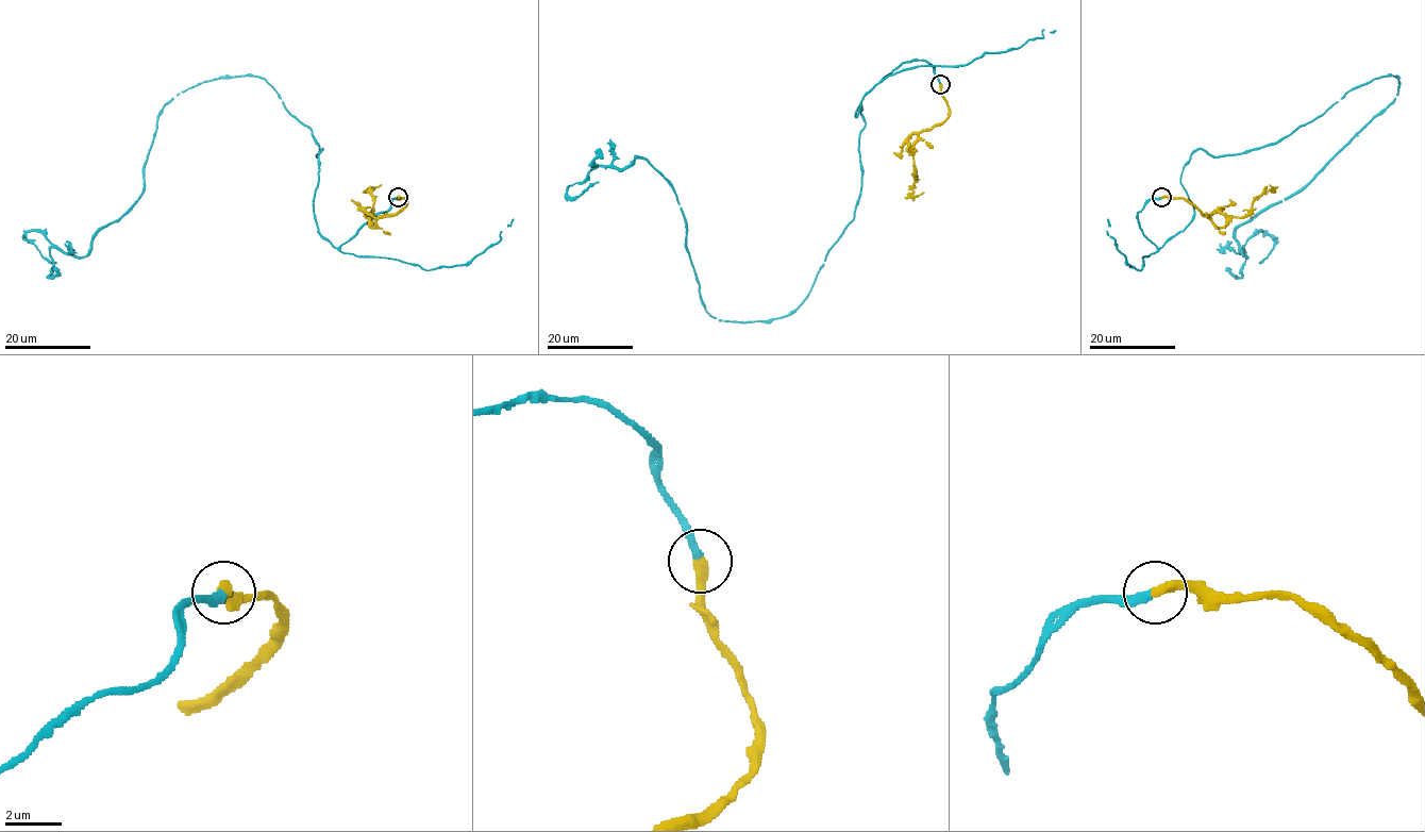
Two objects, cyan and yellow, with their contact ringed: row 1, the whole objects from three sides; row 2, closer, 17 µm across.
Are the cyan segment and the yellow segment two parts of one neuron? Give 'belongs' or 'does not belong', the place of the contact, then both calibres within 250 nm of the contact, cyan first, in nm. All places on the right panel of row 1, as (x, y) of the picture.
belongs; place (1161, 197); calibres 280 and 400 nm

